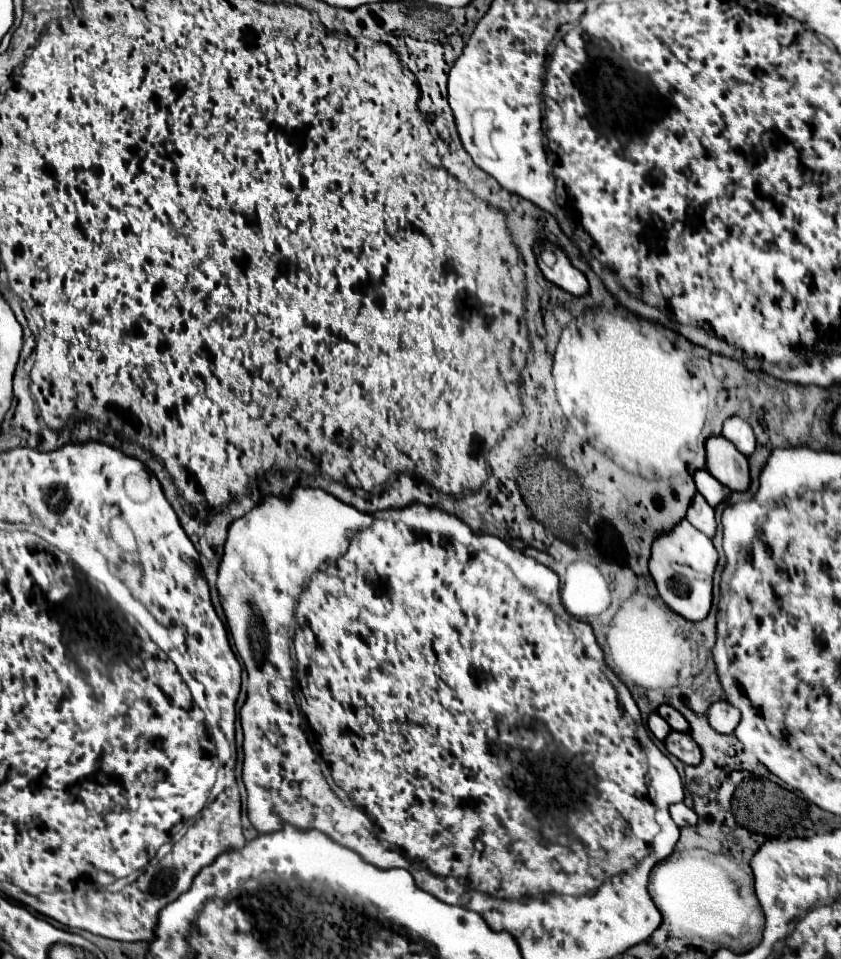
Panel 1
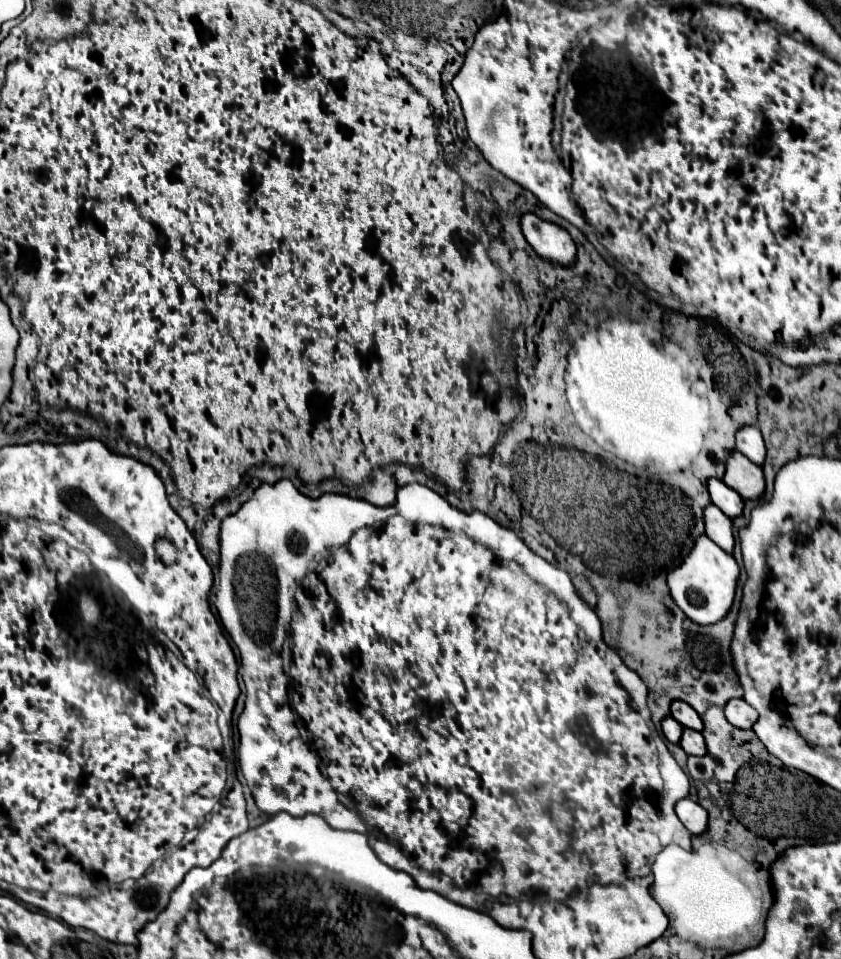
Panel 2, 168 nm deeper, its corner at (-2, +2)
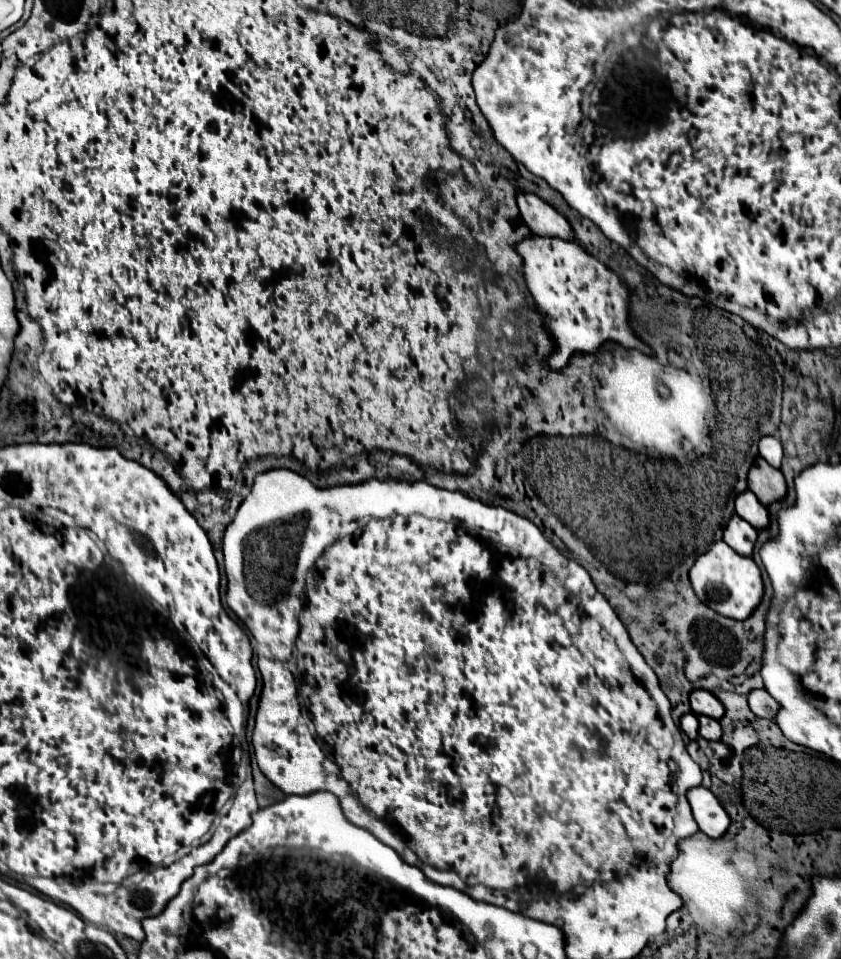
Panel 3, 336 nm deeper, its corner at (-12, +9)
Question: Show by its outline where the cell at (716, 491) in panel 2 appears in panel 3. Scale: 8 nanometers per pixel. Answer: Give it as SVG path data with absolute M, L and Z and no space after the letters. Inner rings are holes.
M745 491L741 493L741 497L737 497L735 501L735 511L741 519L745 519L749 525L753 525L755 529L767 529L769 527L769 513L767 507L759 503L759 499L751 493Z

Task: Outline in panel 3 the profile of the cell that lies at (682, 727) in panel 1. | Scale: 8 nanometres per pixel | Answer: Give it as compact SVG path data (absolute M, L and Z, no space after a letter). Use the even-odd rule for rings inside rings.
M697 689L691 693L691 709L697 715L709 715L713 719L721 719L725 713L721 701L707 689Z

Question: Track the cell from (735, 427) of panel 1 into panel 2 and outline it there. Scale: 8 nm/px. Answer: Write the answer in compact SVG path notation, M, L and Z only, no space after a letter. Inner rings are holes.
M743 426L735 432L735 448L753 460L757 466L765 460L765 444L757 426Z

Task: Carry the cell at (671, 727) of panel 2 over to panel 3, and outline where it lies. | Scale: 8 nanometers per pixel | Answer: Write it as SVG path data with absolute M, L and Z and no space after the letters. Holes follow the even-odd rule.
M687 713L681 717L681 729L685 731L685 735L689 739L697 739L699 737L699 721L695 713Z

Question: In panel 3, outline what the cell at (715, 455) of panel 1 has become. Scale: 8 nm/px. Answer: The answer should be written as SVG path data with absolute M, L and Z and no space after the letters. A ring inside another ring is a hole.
M757 457L757 461L749 469L749 489L757 495L757 499L763 505L771 505L775 501L781 501L787 493L783 473L779 469L773 469L761 457Z

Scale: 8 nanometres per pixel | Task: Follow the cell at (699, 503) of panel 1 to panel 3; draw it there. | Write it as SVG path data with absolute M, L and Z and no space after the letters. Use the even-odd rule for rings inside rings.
M733 515L727 529L725 529L725 535L723 535L723 541L727 545L731 545L733 551L737 551L739 555L745 555L745 557L751 557L753 553L753 545L757 541L757 535L755 535L755 527L751 527L747 521L743 521L741 517Z

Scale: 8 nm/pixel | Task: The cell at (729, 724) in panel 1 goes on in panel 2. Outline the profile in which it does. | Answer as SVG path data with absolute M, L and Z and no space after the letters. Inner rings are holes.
M733 698L725 704L723 708L725 718L729 724L733 724L735 728L751 728L757 720L757 712L741 698Z

